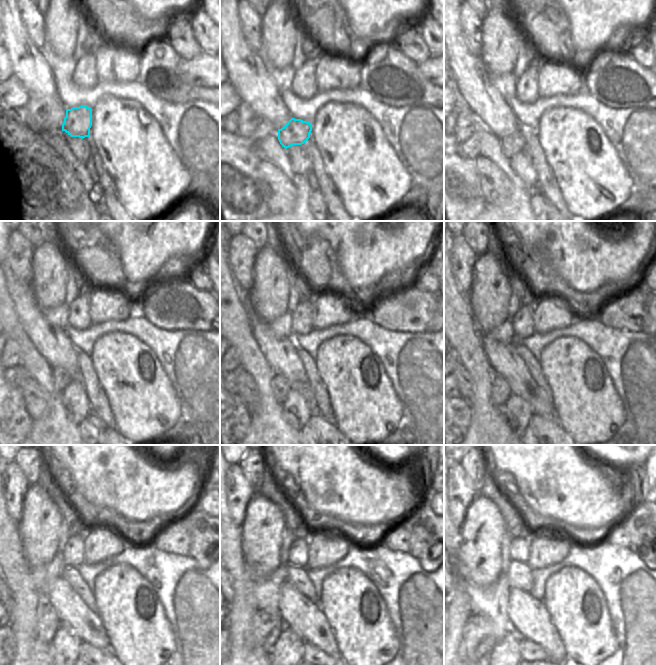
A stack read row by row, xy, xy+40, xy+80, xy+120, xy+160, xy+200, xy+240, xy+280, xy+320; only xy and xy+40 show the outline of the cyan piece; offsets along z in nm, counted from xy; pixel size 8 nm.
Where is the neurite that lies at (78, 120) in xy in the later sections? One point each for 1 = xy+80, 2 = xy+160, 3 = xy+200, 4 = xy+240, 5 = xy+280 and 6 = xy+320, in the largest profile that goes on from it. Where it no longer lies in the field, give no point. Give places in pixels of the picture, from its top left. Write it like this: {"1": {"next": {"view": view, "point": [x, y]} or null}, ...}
{"1": {"next": {"view": "xy+80", "point": [511, 145]}}, "2": {"next": {"view": "xy+160", "point": [280, 387]}}, "3": {"next": {"view": "xy+200", "point": [501, 391]}}, "4": {"next": {"view": "xy+240", "point": [47, 620]}}, "5": {"next": {"view": "xy+280", "point": [264, 629]}}, "6": {"next": {"view": "xy+320", "point": [477, 627]}}}

